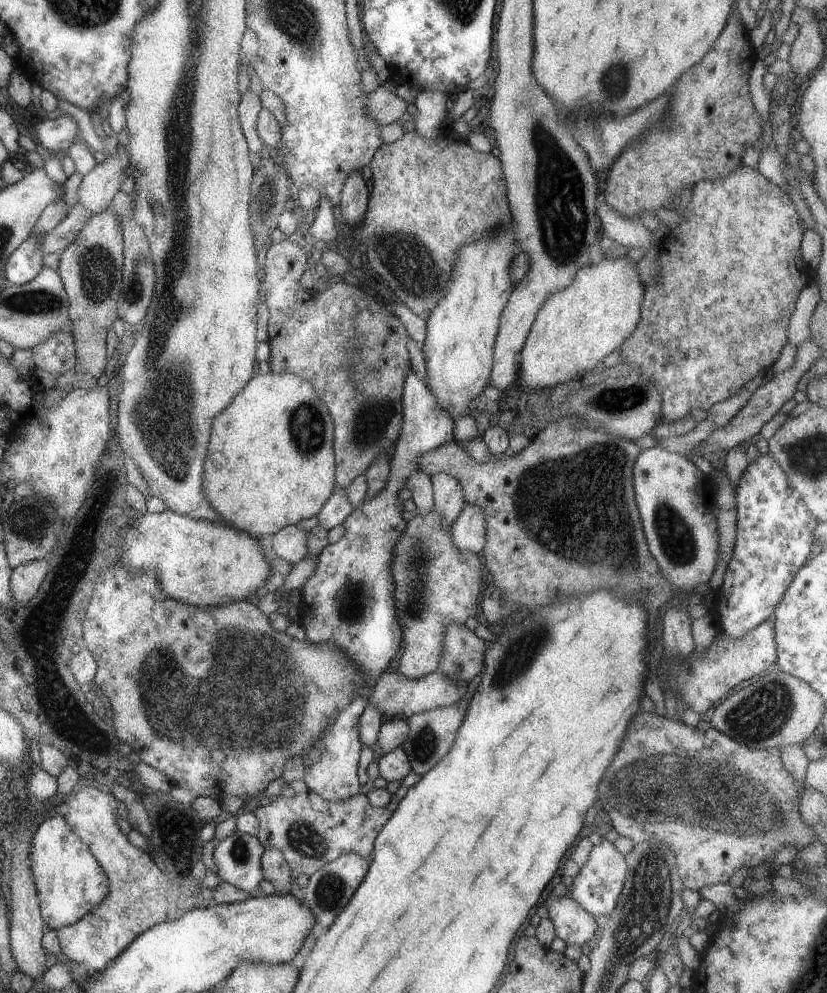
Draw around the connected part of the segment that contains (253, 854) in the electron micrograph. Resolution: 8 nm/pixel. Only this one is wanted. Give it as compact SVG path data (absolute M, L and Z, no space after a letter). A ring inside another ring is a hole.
M236 828L223 838L211 854L219 878L246 893L250 893L263 879L260 869L261 843Z

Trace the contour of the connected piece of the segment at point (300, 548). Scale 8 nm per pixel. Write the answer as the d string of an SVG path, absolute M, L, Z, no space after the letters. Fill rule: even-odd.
M296 524L287 525L268 538L269 546L275 555L293 566L307 554L305 542L307 542L308 533Z

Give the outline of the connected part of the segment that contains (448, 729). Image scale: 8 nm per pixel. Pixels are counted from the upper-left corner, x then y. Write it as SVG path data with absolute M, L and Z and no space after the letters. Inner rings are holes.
M451 705L421 711L406 718L408 729L406 730L405 740L400 744L400 747L410 762L411 771L419 776L424 775L447 754L458 728L464 721L465 713L465 708L460 709L456 705Z

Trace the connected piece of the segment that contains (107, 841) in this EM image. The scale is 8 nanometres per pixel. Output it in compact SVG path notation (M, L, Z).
M85 786L68 799L68 814L63 818L70 831L81 839L97 864L105 870L109 890L104 901L93 905L92 910L78 918L77 922L59 927L55 932L62 958L96 973L103 970L138 934L166 920L165 892L170 881L153 857L131 844L119 831L113 818L114 814L117 815L117 799L111 793Z

